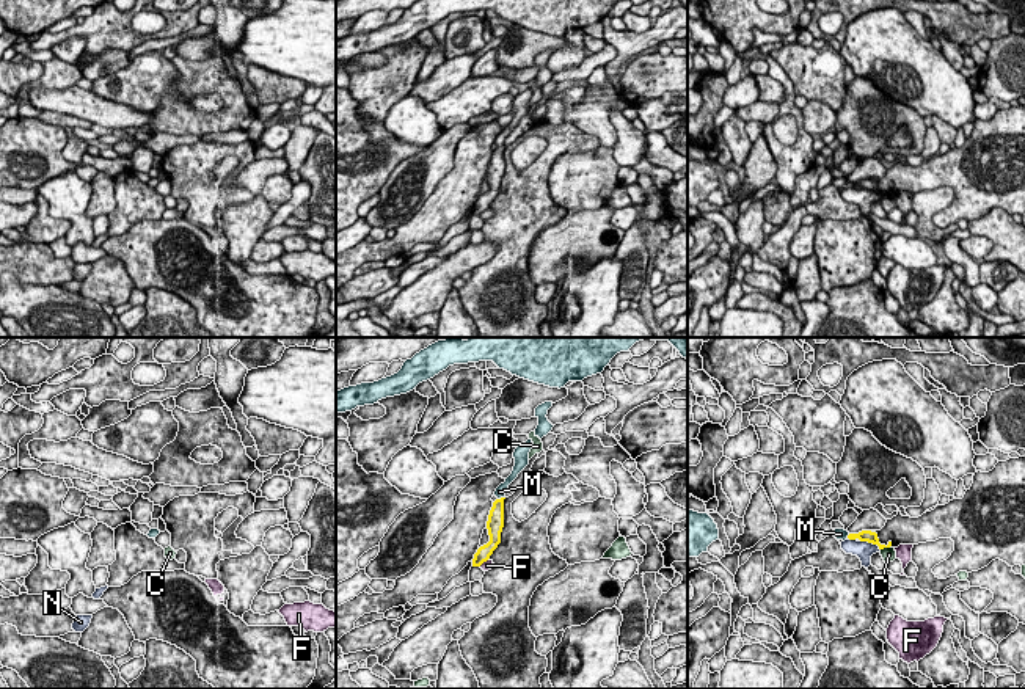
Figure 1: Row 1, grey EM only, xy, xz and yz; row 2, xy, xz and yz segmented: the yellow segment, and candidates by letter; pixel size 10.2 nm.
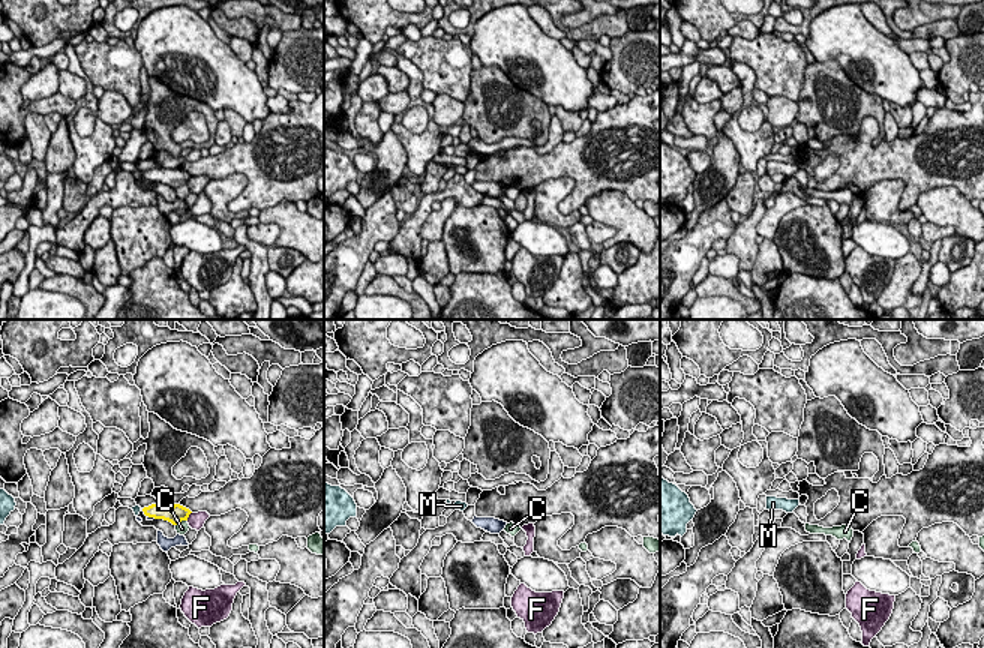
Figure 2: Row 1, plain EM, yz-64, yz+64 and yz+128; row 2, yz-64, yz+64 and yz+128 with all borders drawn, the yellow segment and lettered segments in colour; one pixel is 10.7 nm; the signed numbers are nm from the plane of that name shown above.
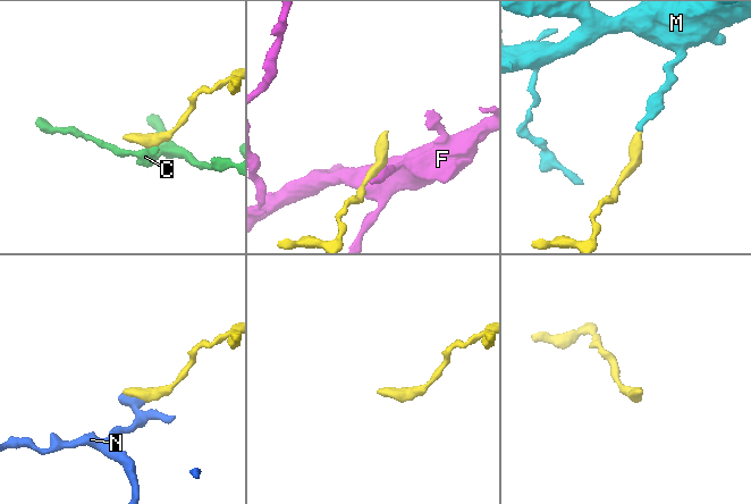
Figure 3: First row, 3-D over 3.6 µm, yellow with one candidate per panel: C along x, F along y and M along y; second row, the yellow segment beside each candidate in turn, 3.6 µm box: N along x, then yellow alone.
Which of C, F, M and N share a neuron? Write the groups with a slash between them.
C / F / M / N

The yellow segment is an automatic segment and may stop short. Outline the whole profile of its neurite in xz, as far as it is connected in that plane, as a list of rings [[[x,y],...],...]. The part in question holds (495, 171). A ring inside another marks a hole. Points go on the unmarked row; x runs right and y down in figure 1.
[[[527,88],[526,91],[520,93],[513,100],[513,107],[515,107],[513,119],[505,127],[505,130],[496,137],[494,144],[498,148],[493,151],[493,155],[488,163],[487,177],[488,177],[490,190],[477,198],[472,207],[472,215],[480,215],[483,210],[487,210],[493,202],[493,199],[501,191],[501,180],[504,176],[505,138],[518,126],[518,122],[529,113],[529,100],[532,97],[532,93],[534,93],[532,88]]]

